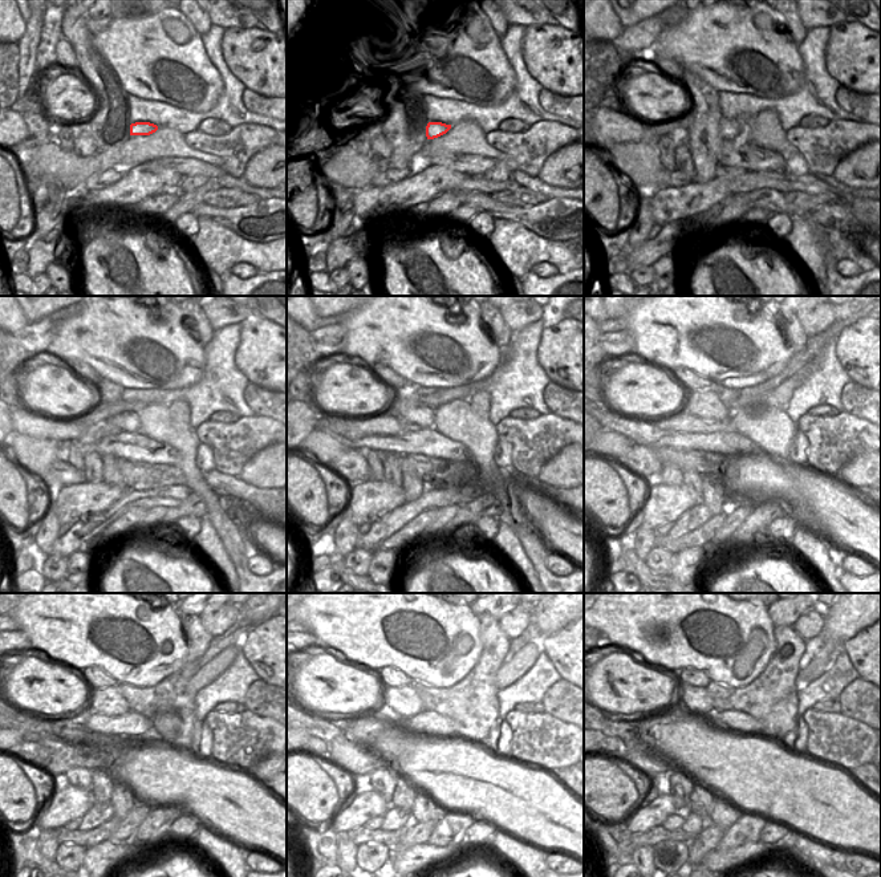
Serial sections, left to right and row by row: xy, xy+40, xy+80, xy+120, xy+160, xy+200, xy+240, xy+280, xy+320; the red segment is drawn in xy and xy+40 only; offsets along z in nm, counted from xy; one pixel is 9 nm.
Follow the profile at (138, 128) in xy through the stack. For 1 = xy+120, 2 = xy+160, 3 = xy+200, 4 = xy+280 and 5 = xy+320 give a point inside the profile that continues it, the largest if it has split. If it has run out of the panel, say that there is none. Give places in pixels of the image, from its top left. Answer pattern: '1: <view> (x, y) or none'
1: xy+120 (129, 421)
2: xy+160 (407, 406)
3: xy+200 (705, 404)
4: xy+280 (404, 699)
5: xy+320 (697, 699)

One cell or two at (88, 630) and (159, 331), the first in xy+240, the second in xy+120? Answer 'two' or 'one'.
one

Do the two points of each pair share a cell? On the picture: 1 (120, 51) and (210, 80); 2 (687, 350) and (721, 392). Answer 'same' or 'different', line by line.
1: same
2: different

